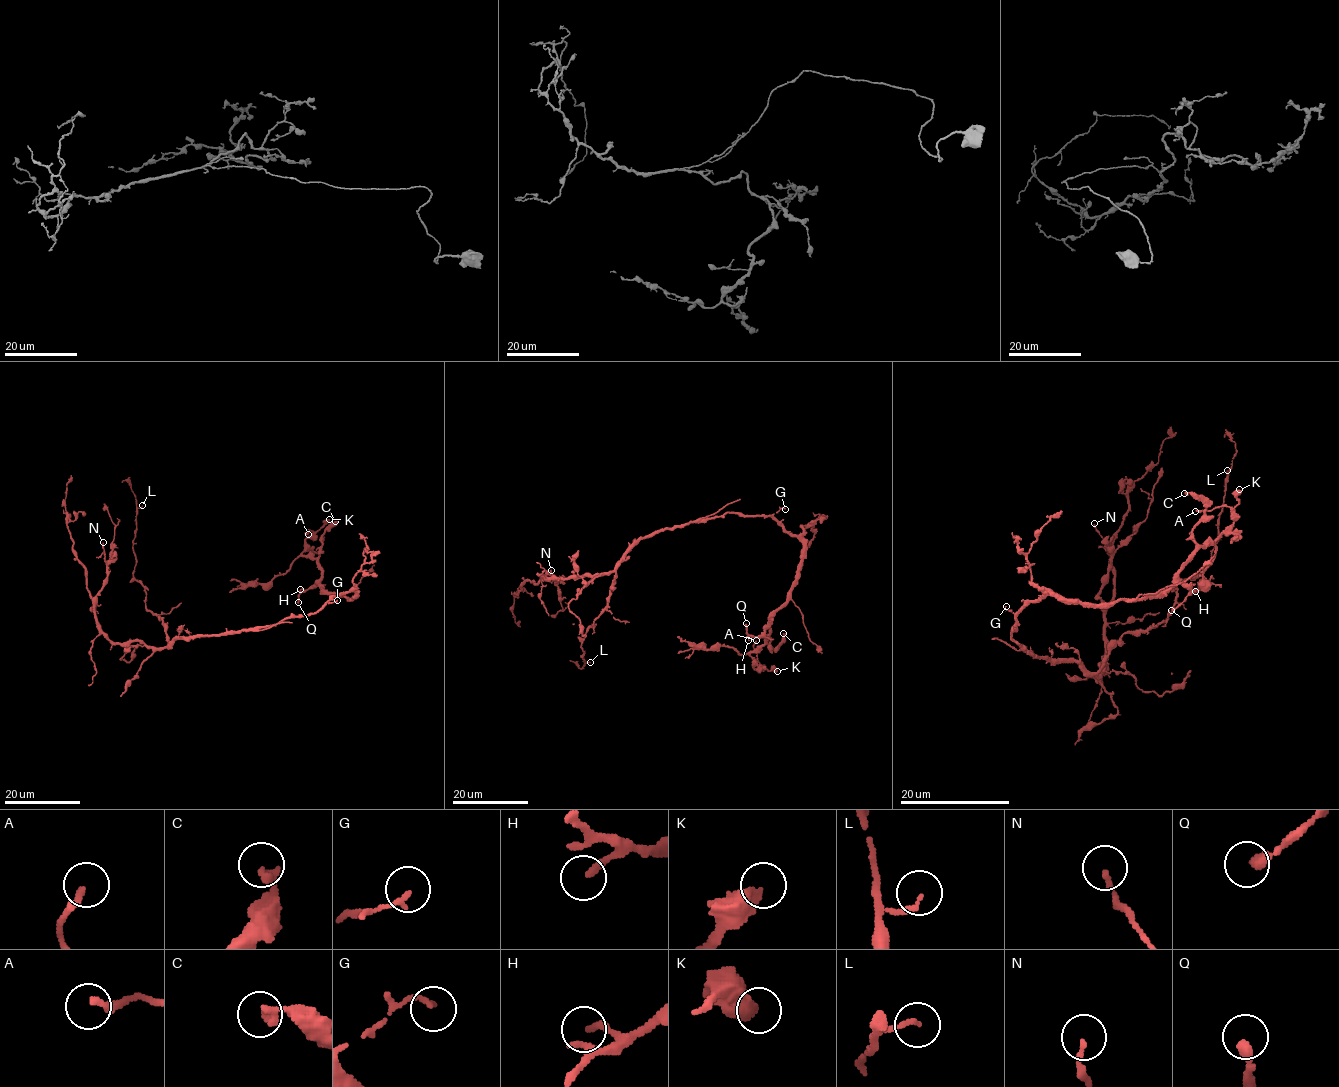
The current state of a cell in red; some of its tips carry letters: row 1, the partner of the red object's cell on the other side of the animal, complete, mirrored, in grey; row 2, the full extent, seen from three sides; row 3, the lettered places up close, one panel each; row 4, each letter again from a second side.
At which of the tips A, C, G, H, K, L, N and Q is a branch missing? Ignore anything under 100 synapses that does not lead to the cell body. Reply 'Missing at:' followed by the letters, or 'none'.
Missing at: none

